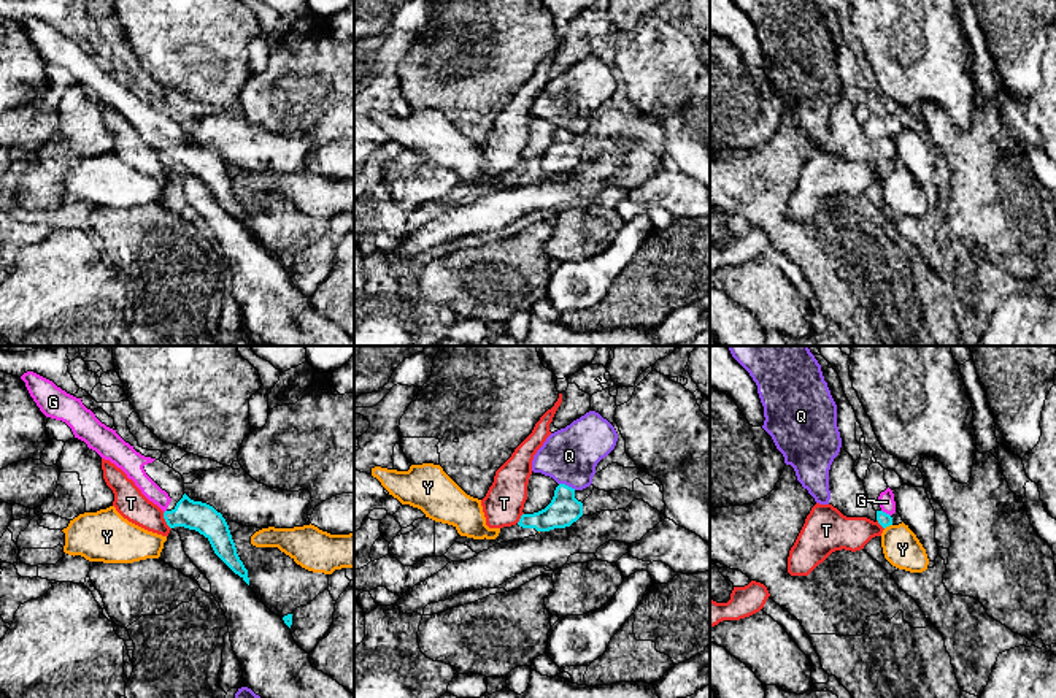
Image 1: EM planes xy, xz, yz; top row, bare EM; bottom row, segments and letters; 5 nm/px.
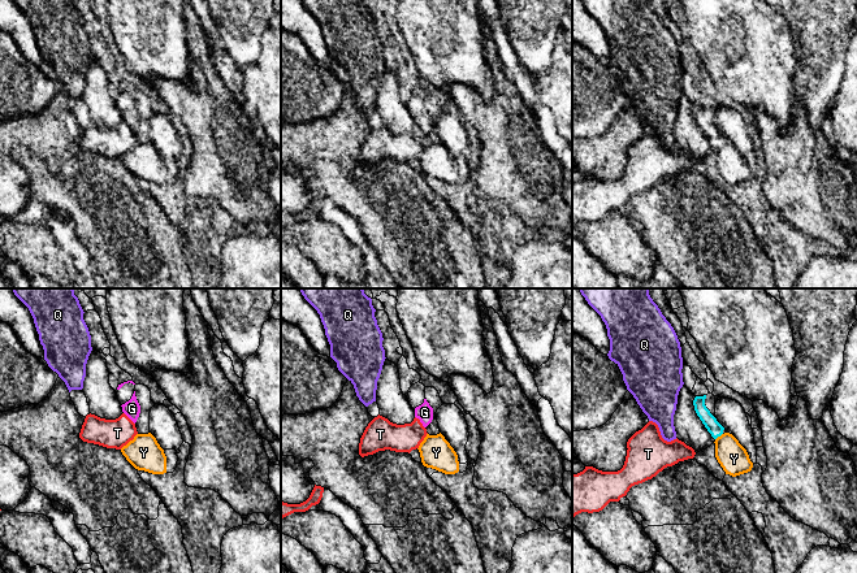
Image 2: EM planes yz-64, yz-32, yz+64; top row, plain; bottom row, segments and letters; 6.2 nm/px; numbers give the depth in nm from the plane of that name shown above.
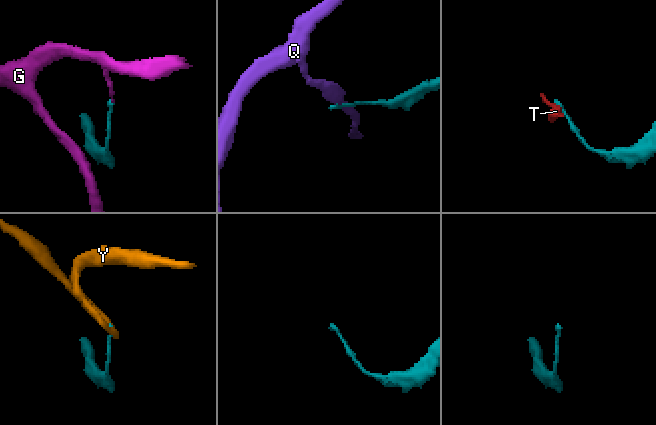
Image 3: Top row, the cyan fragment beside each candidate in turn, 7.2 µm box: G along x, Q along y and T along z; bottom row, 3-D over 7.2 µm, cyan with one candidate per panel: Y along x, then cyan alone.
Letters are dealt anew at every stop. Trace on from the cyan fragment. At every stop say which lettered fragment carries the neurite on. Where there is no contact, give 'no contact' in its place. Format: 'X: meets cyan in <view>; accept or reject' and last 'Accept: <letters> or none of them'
G: meets cyan in yz; accept
Q: meets cyan in xz; reject
T: meets cyan in xy; reject
Y: meets cyan in yz; reject
Accept: G

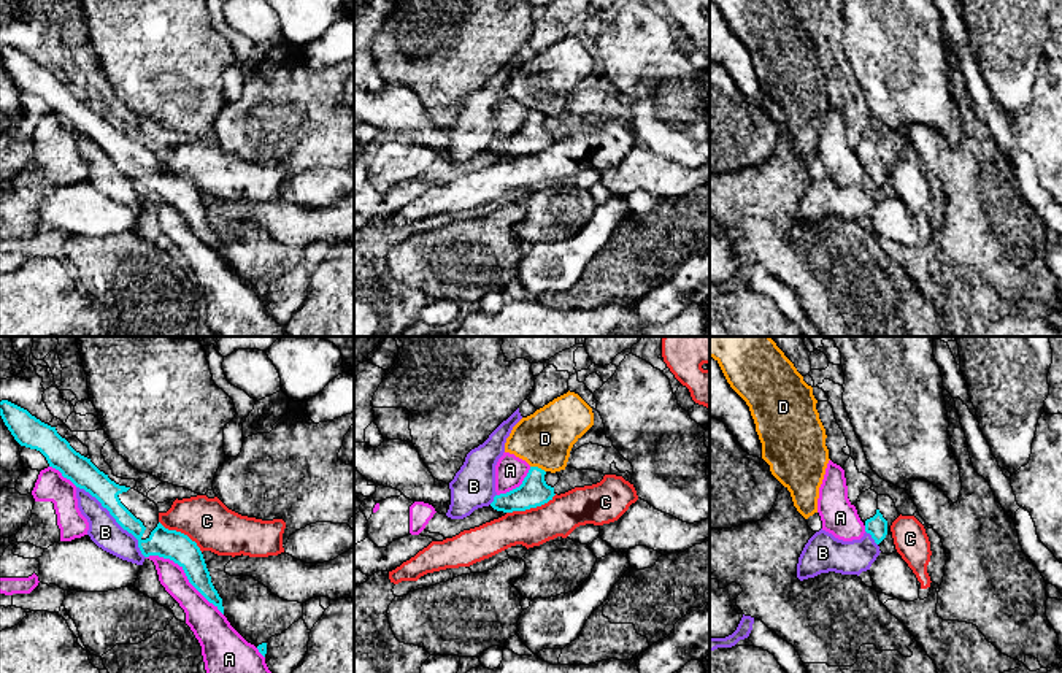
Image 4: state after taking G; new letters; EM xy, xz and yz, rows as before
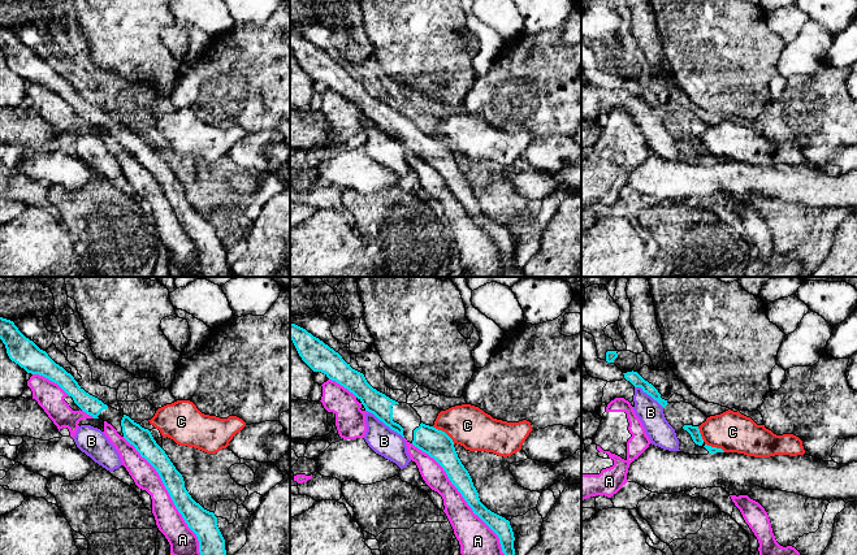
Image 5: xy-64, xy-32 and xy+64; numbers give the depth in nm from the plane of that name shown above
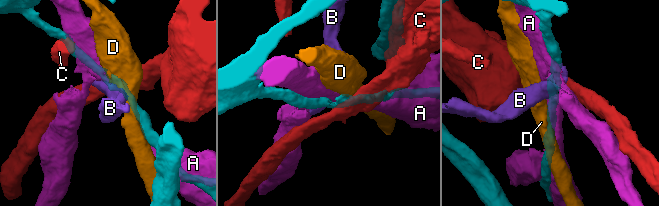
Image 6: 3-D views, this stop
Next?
A: meets cyan in xy; reject
B: meets cyan in xy; reject
C: meets cyan in xz; reject
D: meets cyan in xz; reject
Accept: none of them

